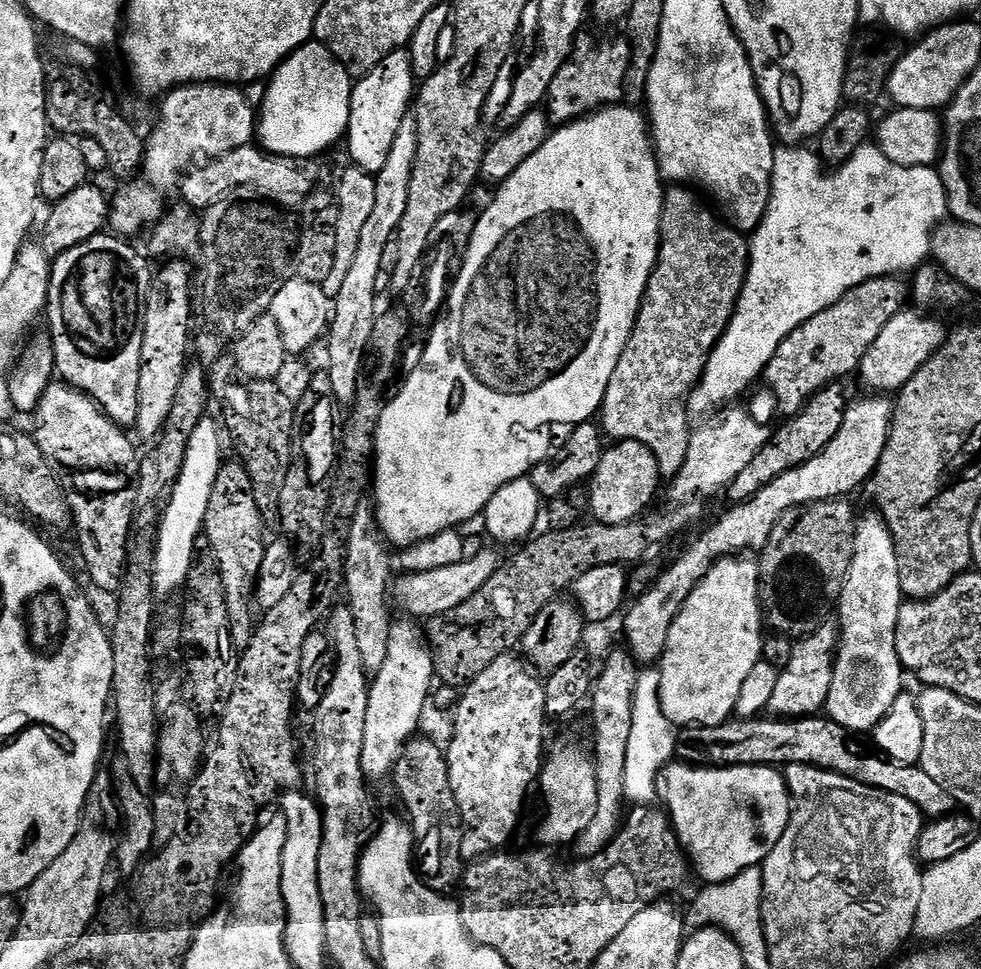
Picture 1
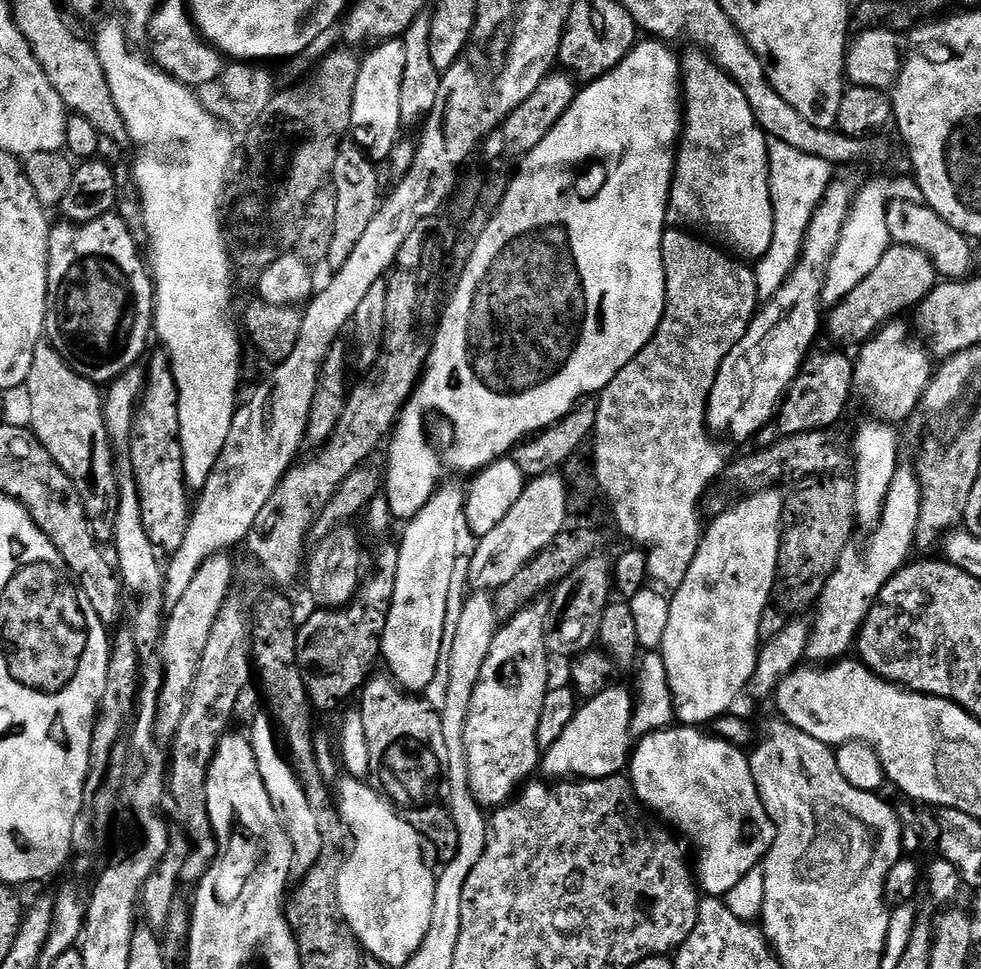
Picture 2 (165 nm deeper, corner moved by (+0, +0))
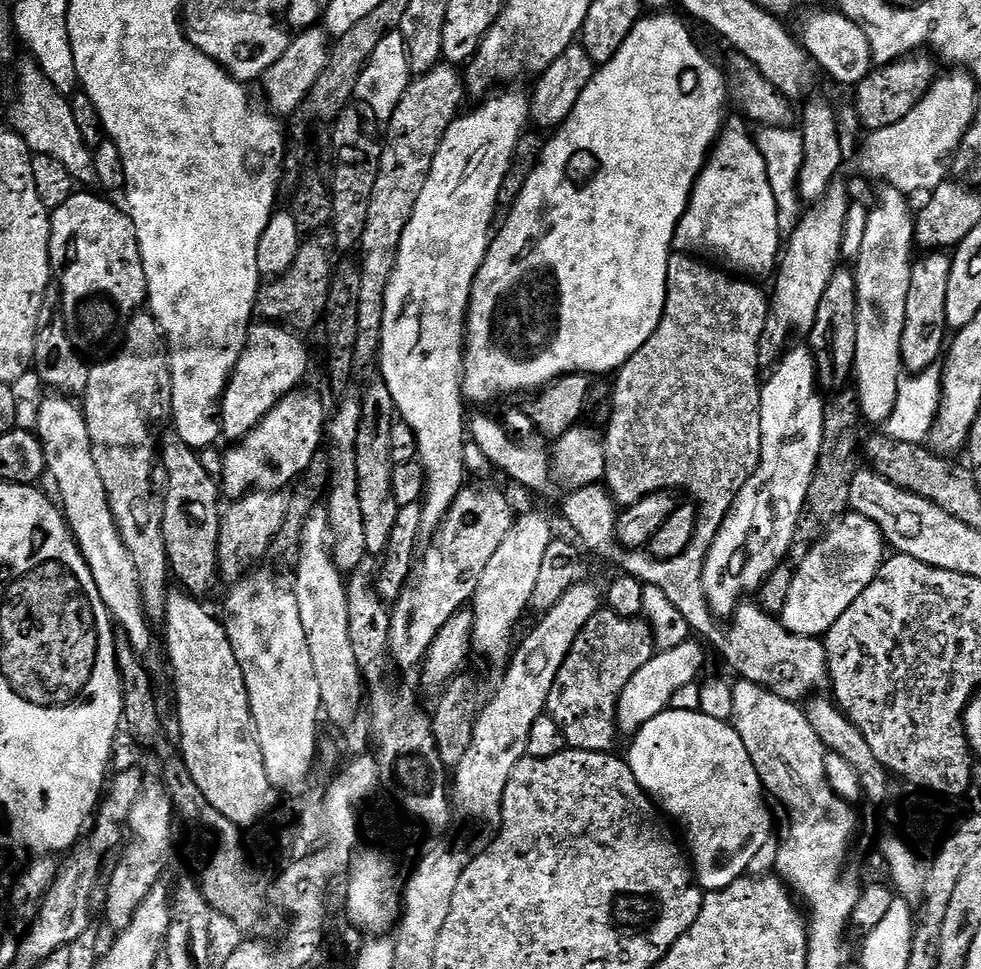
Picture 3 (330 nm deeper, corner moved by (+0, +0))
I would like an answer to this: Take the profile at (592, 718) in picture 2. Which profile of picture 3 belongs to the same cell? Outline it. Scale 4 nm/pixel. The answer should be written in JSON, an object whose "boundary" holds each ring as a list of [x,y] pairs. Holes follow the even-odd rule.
{"boundary":[[[692,638],[682,642],[680,646],[674,646],[674,650],[657,651],[650,658],[650,662],[646,662],[646,666],[642,666],[642,670],[638,670],[638,674],[634,674],[630,682],[626,682],[626,690],[622,690],[616,711],[619,731],[634,734],[643,724],[650,722],[650,718],[665,712],[678,690],[687,684],[697,683],[696,675],[703,664],[704,648],[700,644],[695,644],[695,639]]]}

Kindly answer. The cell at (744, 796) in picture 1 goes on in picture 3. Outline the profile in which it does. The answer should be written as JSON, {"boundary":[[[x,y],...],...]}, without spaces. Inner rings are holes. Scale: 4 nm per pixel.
{"boundary":[[[665,710],[643,724],[631,740],[626,753],[630,770],[642,791],[688,831],[687,847],[701,889],[717,892],[741,879],[754,854],[773,835],[774,828],[772,816],[764,805],[766,793],[760,775],[754,770],[754,762],[750,762],[750,754],[746,754],[746,746],[742,746],[742,738],[738,738],[735,727],[729,721],[710,718],[702,711]]]}

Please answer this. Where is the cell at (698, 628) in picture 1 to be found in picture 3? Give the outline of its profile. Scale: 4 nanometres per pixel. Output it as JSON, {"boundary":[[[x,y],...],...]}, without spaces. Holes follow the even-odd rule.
{"boundary":[[[807,346],[791,348],[789,347],[775,361],[776,369],[769,376],[767,373],[766,379],[760,385],[760,413],[762,414],[760,464],[736,495],[734,506],[730,514],[726,514],[710,546],[708,557],[704,560],[704,596],[708,599],[708,606],[712,610],[713,617],[716,618],[731,617],[741,601],[747,597],[744,595],[747,592],[755,593],[760,583],[770,574],[770,570],[774,570],[785,561],[784,555],[792,548],[792,539],[796,536],[800,515],[803,512],[805,515],[806,512],[812,475],[816,472],[816,463],[824,441],[822,438],[824,400],[822,396],[819,396],[821,393],[818,391],[812,349]]]}

